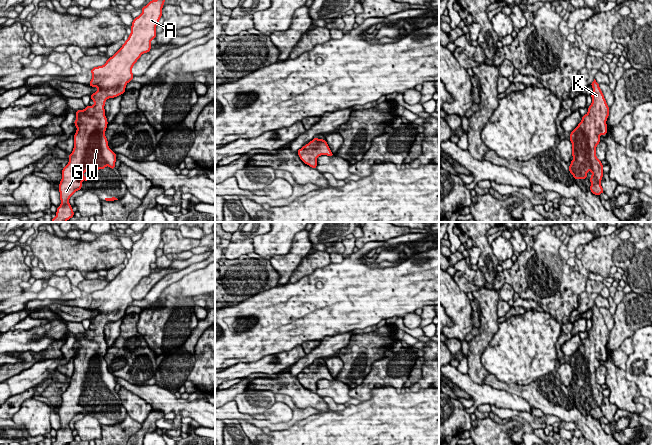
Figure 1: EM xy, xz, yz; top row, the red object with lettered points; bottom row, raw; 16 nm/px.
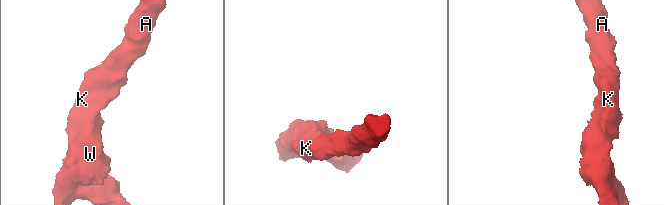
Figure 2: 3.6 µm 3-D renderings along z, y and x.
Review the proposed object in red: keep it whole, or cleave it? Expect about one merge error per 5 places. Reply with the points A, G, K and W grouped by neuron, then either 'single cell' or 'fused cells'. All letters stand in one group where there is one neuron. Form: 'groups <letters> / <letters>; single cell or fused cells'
groups A G K W; single cell

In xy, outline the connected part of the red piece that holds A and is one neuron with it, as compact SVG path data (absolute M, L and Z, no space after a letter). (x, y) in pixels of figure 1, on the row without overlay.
M157 222L142 231L142 237L134 242L130 251L131 258L122 271L104 289L91 293L92 303L89 310L97 311L98 314L90 320L94 325L93 330L89 329L84 334L75 336L77 342L74 348L77 354L74 358L74 372L72 377L68 379L68 388L62 393L62 403L59 408L61 429L57 431L56 441L52 442L51 445L67 445L74 440L69 423L76 415L81 414L82 406L88 404L87 400L84 400L86 395L105 393L106 390L115 393L116 377L109 372L104 358L108 349L104 333L105 325L109 322L117 321L126 315L126 308L132 305L134 301L132 297L134 288L142 278L151 274L151 264L156 262L155 252L162 241L162 232L165 224L165 222Z

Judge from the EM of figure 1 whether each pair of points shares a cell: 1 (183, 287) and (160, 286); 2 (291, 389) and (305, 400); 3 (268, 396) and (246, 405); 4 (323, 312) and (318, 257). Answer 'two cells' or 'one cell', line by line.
1: two cells
2: one cell
3: one cell
4: two cells

